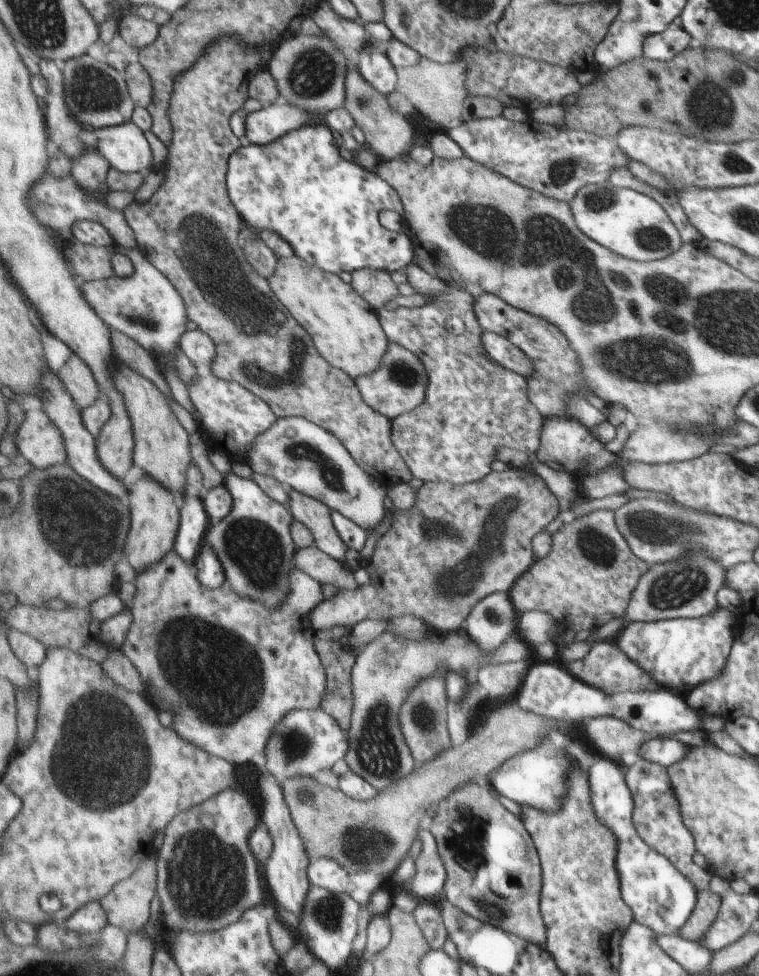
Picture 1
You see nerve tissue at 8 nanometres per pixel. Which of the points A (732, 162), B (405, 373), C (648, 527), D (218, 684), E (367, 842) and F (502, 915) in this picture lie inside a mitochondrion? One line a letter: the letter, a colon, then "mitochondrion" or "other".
A: mitochondrion
B: mitochondrion
C: mitochondrion
D: mitochondrion
E: mitochondrion
F: mitochondrion

